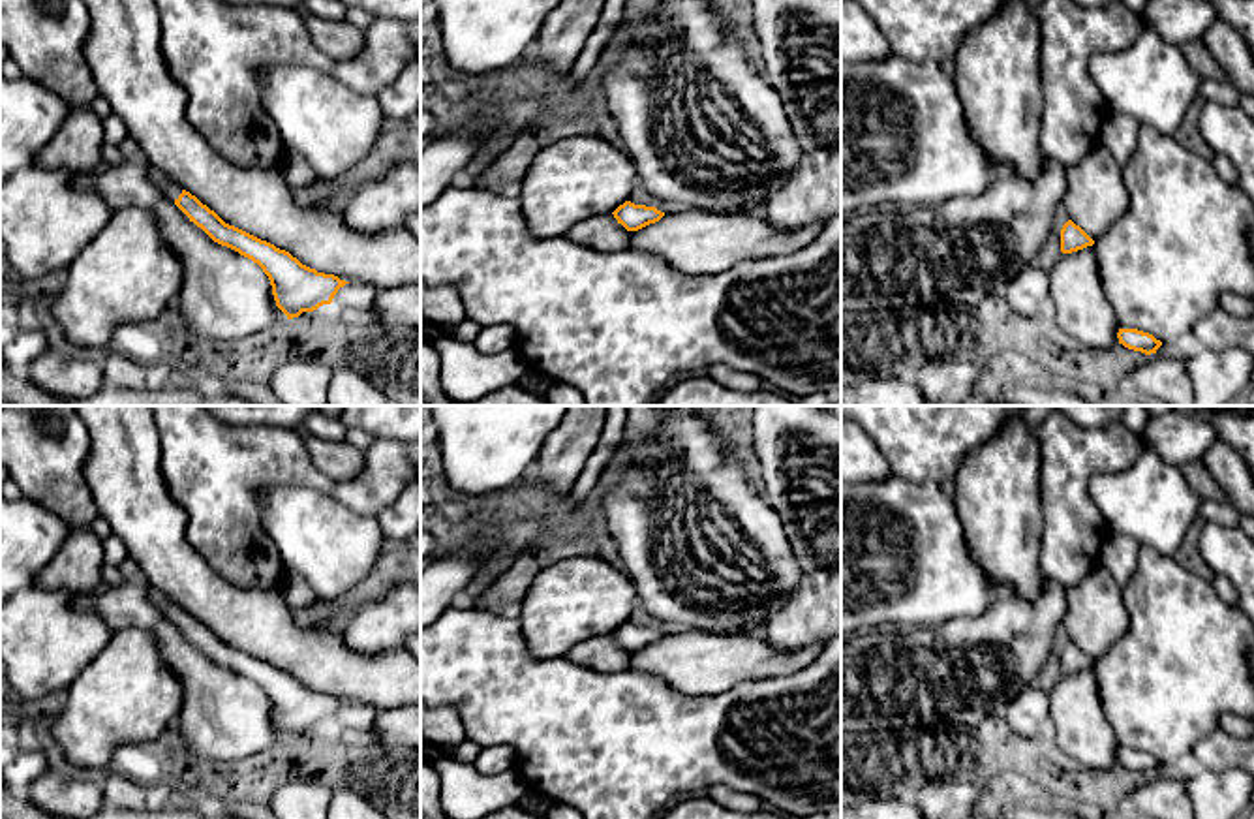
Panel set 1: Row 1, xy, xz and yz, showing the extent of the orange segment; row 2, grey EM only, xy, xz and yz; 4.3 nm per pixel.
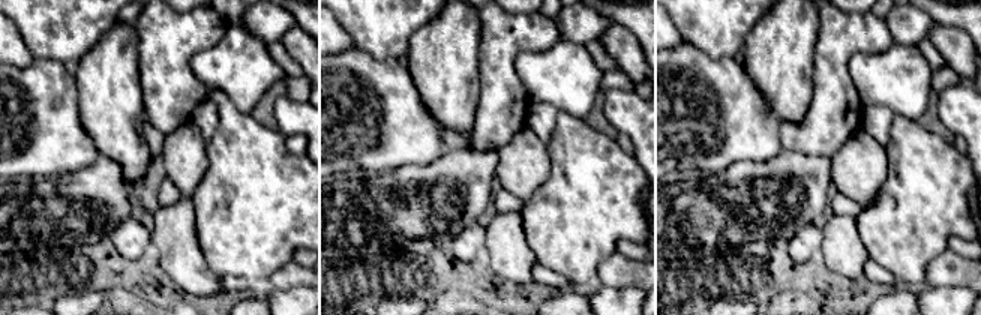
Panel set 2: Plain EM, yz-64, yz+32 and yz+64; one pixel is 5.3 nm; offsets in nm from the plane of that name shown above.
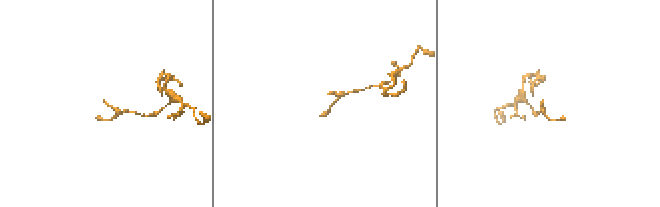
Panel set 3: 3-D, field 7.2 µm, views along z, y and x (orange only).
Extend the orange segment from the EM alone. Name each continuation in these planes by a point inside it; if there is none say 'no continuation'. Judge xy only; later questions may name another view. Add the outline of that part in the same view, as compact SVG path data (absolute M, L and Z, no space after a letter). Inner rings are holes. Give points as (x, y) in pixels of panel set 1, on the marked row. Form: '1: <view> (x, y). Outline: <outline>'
1: xy (168, 186). Outline: M150 167L150 180L167 195L167 199L175 201L182 193L182 186L175 180L167 178L160 169Z

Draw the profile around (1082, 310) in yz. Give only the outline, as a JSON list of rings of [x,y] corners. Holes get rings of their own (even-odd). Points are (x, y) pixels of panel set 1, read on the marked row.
[[[1094,244],[1063,254],[1049,272],[1049,301],[1061,331],[1085,348],[1106,351],[1119,346],[1119,323],[1102,289]]]

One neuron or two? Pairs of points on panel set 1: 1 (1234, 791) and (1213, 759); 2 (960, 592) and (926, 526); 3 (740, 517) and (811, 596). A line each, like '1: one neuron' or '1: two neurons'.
1: two neurons
2: one neuron
3: two neurons

